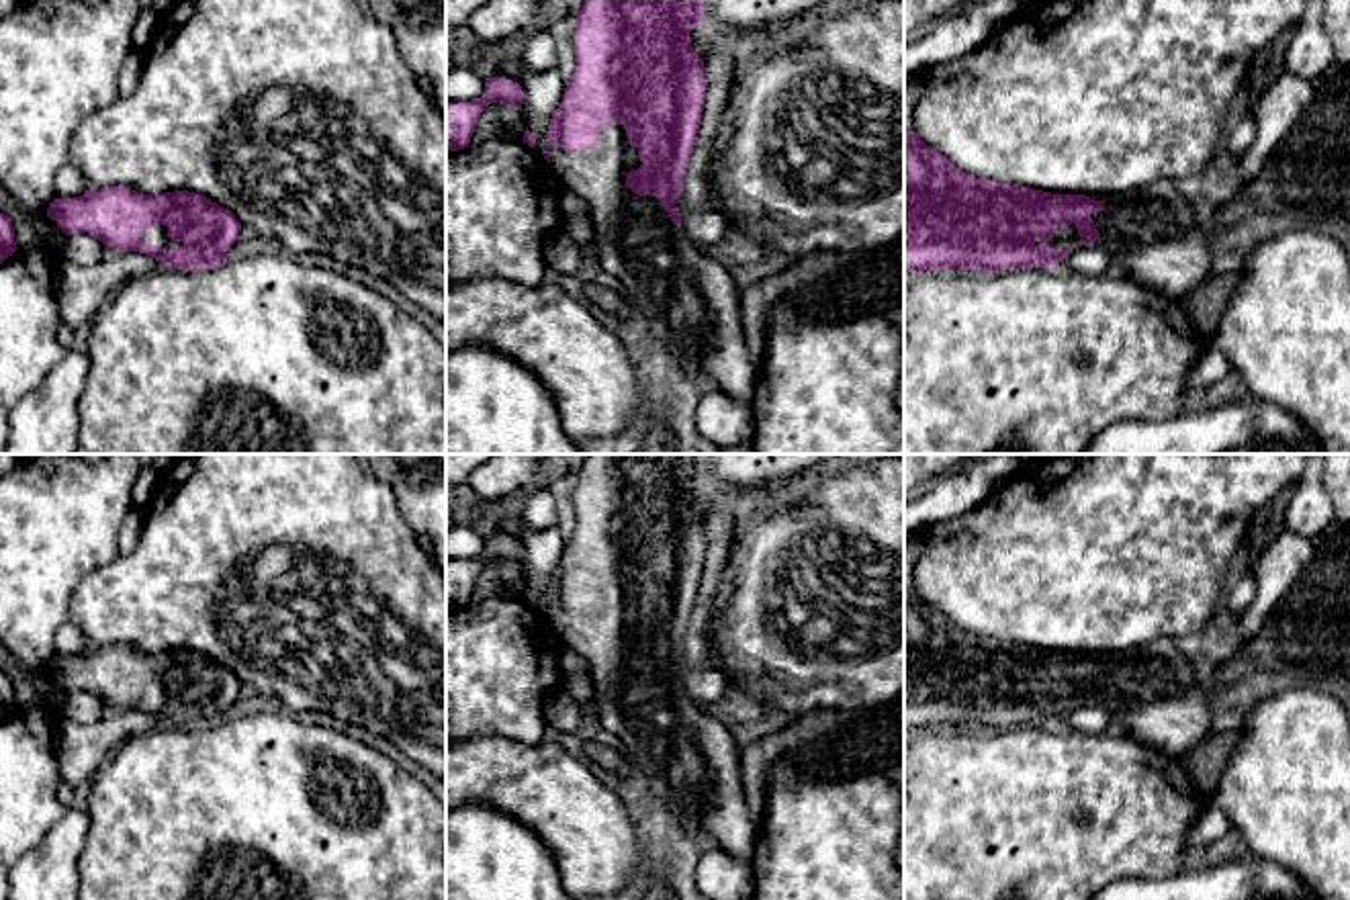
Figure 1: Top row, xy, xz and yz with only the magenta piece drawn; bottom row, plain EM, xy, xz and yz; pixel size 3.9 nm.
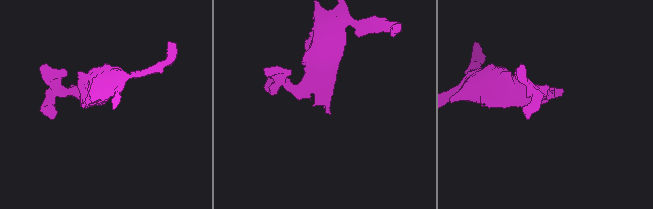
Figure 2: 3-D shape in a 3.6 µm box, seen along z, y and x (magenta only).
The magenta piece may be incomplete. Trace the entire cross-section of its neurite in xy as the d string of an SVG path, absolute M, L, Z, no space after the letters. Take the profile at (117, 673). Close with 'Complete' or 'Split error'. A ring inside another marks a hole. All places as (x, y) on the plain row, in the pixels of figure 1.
M125 644L55 657L47 675L65 693L88 691L112 710L139 710L160 722L200 730L225 722L239 698L235 673L188 648L139 652Z. Split error

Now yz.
M904 587L904 730L1055 726L1072 708L1098 704L1125 724L1125 734L1182 759L1211 730L1213 693L1205 691L1199 679L1192 661L1168 636L1125 652L1051 652L965 632L929 605L916 589Z. Split error

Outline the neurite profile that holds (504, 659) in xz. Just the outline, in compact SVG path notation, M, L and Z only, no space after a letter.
M487 595L481 603L446 610L446 738L499 734L522 745L544 742L548 695L565 683L565 644L534 605L524 599Z

